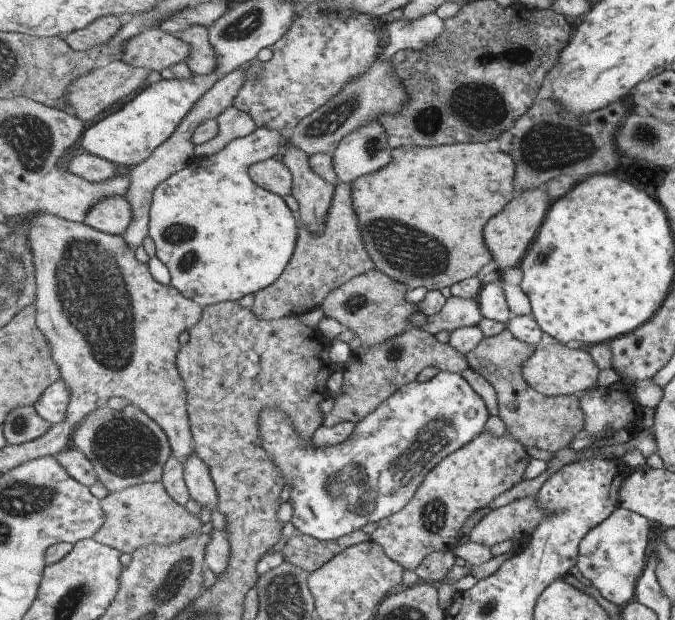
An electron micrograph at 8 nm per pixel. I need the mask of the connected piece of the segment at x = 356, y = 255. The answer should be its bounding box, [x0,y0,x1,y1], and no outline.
[250,183,375,320]

